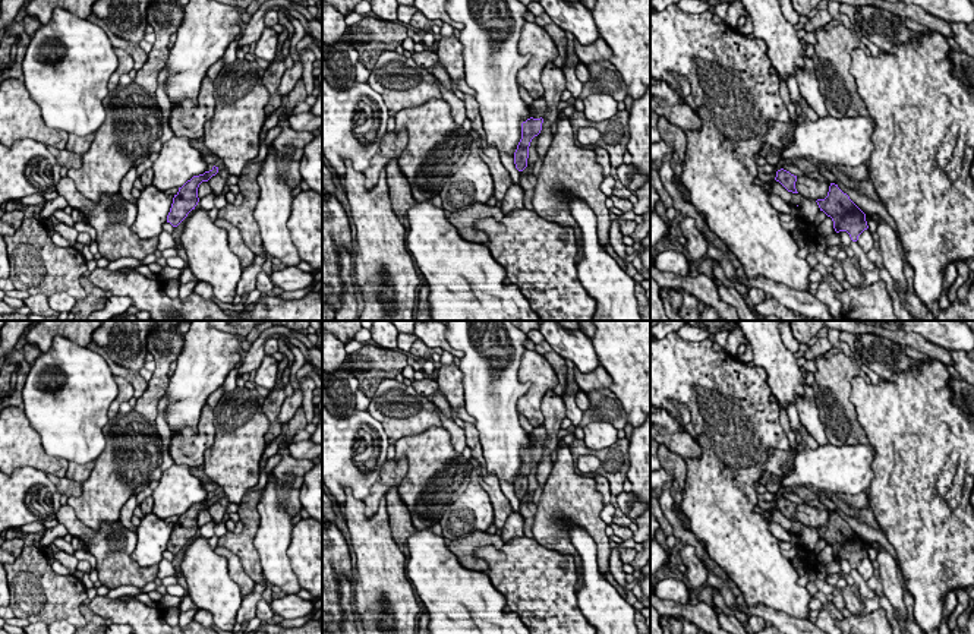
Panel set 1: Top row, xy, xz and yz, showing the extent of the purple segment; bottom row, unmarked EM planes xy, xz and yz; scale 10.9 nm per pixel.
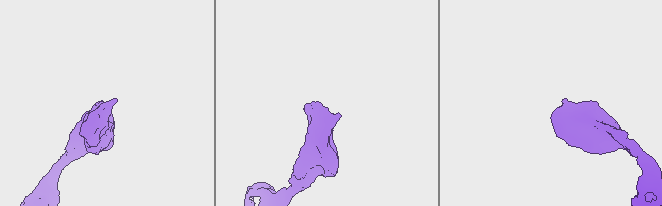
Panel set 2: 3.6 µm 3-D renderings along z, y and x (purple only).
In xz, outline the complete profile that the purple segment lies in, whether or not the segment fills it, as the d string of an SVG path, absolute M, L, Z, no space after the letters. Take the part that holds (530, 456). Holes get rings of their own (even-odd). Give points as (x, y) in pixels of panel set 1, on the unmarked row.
M543 425L535 428L529 436L530 445L521 451L521 467L514 480L514 492L518 499L523 499L527 495L529 474L535 464L542 458L543 444L546 441L546 429Z

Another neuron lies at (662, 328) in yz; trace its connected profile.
M659 321L655 327L650 328L650 340L663 338L669 332L675 332L684 325L687 325L685 321Z

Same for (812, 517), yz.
M797 504L795 517L807 527L825 527L828 524L830 511L813 508L807 504Z

